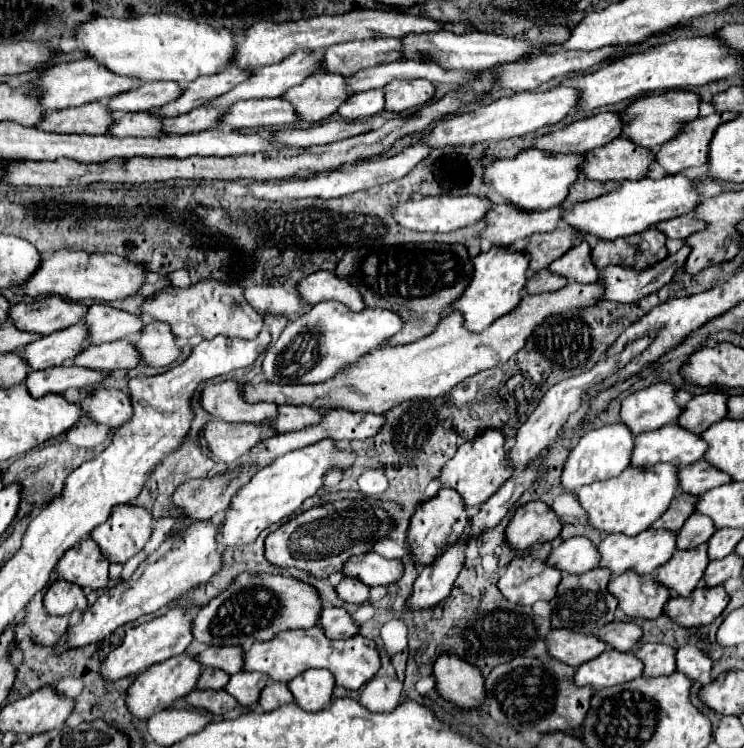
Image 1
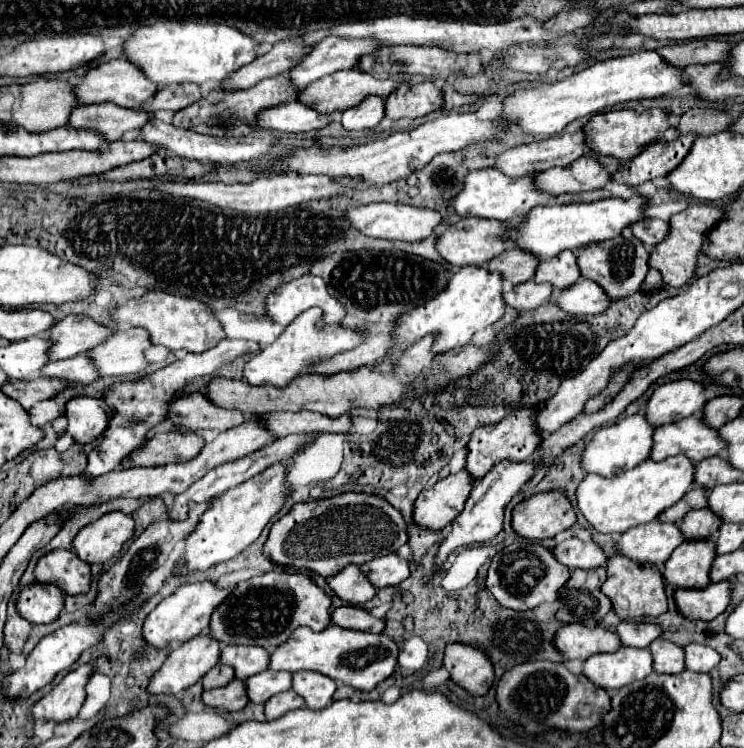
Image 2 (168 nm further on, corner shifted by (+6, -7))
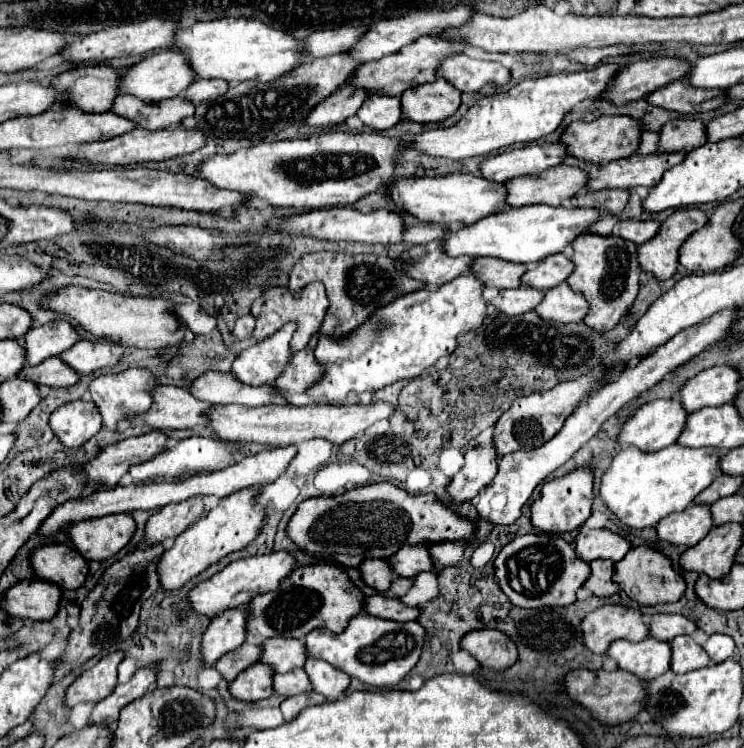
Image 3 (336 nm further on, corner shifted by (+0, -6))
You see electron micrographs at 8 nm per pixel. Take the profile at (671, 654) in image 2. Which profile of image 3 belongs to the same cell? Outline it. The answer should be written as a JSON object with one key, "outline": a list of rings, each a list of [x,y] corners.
{"outline":[[[676,636],[672,640],[672,672],[684,674],[710,664],[708,654],[690,636]]]}

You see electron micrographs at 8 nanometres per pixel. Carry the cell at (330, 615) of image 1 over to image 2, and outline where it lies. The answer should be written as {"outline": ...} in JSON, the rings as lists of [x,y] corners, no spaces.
{"outline":[[[340,607],[332,611],[332,623],[342,629],[366,631],[366,633],[382,633],[384,629],[384,619],[376,619],[368,611],[358,607]]]}

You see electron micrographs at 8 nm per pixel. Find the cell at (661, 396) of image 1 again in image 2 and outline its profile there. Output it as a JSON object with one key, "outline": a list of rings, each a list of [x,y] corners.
{"outline":[[[680,379],[654,389],[644,407],[644,417],[652,427],[660,427],[700,413],[704,403],[704,387],[690,379]]]}

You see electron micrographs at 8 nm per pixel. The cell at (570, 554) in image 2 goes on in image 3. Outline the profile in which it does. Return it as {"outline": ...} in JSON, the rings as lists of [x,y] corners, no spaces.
{"outline":[[[582,528],[580,534],[576,536],[576,552],[586,562],[592,562],[596,558],[612,558],[614,562],[618,562],[626,556],[628,550],[630,542],[606,528],[602,530]]]}

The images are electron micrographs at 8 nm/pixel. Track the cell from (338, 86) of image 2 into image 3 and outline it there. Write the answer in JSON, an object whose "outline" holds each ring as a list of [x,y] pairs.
{"outline":[[[418,38],[416,42],[412,42],[410,46],[404,46],[404,50],[392,54],[392,56],[384,56],[382,60],[376,62],[366,62],[364,66],[360,66],[360,70],[356,70],[356,74],[352,76],[352,82],[356,86],[364,86],[368,90],[376,90],[378,94],[392,94],[392,96],[402,96],[404,90],[418,86],[418,84],[426,84],[426,82],[434,82],[436,80],[436,70],[440,68],[442,60],[446,60],[452,54],[460,54],[464,52],[464,44],[456,42],[456,40],[446,40],[446,38]]]}

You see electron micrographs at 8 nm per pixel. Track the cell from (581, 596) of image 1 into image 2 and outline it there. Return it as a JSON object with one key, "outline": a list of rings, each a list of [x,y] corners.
{"outline":[[[596,567],[590,571],[574,571],[568,583],[560,589],[556,619],[562,623],[582,623],[596,627],[612,609],[610,599],[600,591],[606,581],[606,569]]]}

